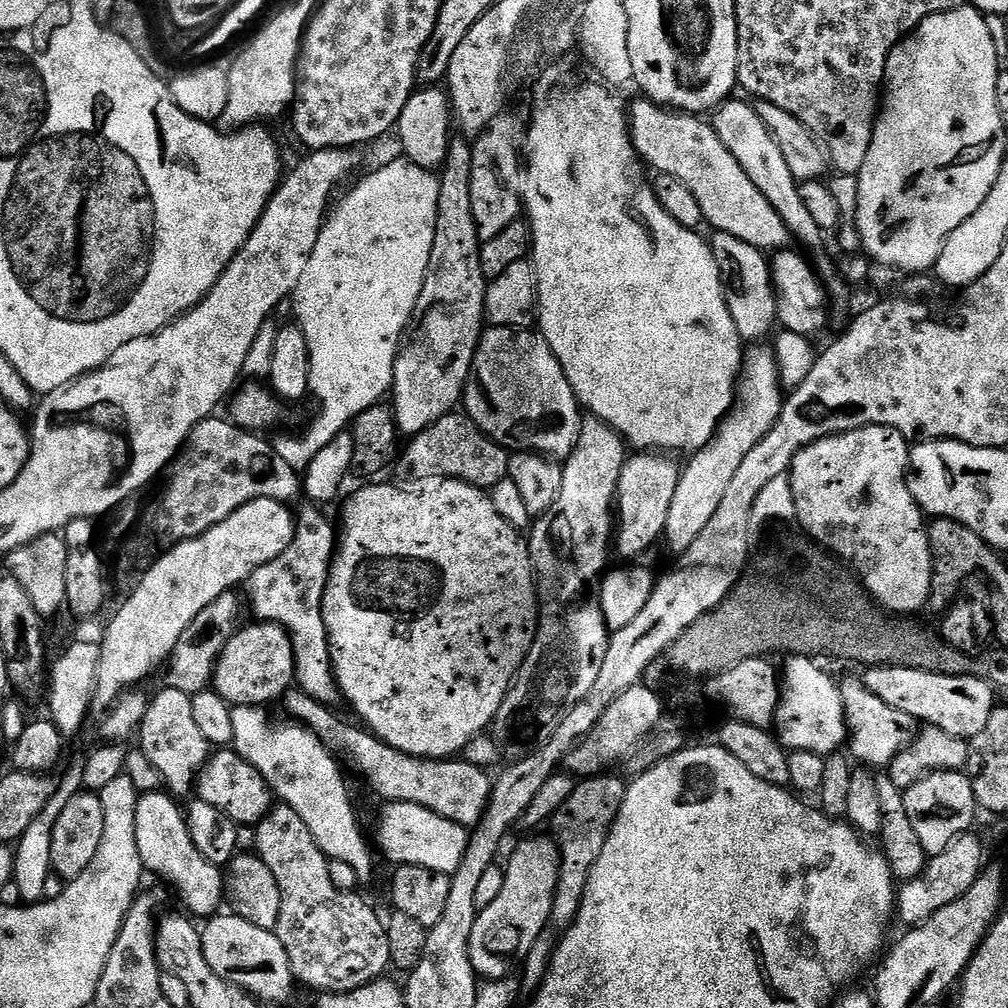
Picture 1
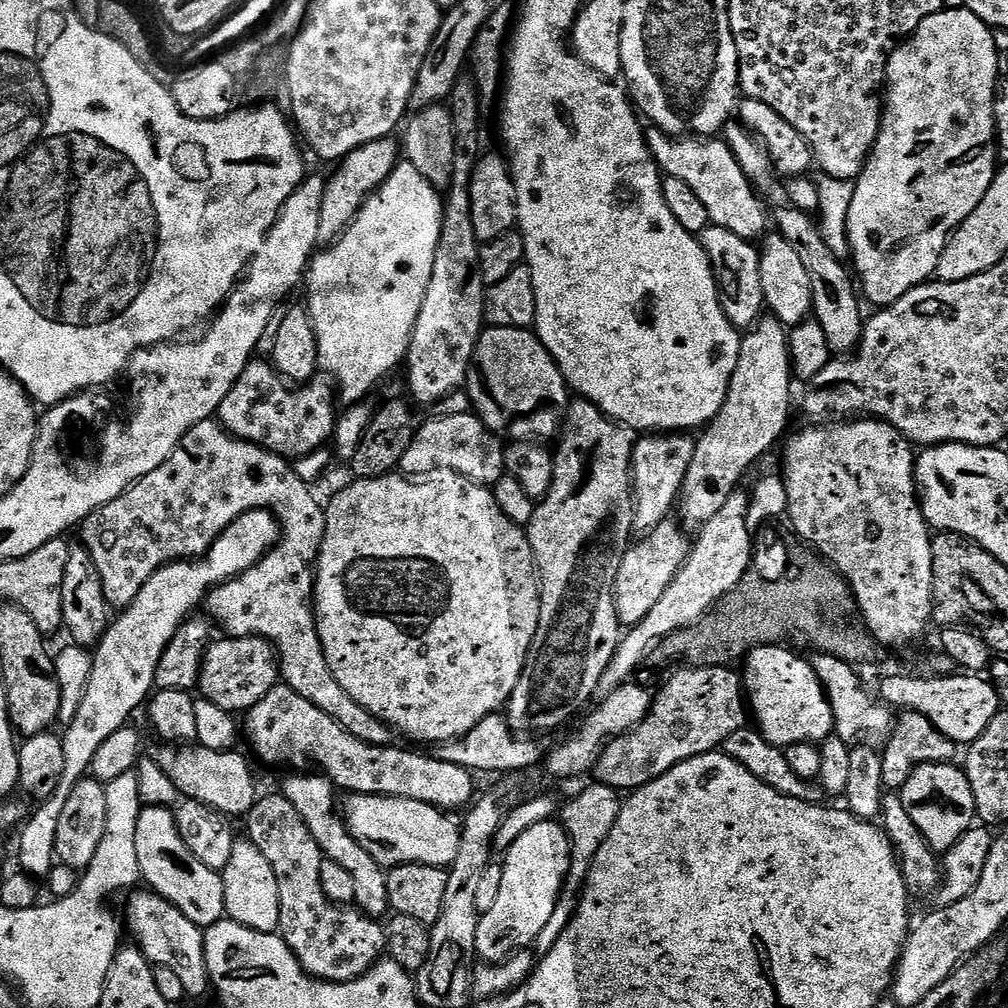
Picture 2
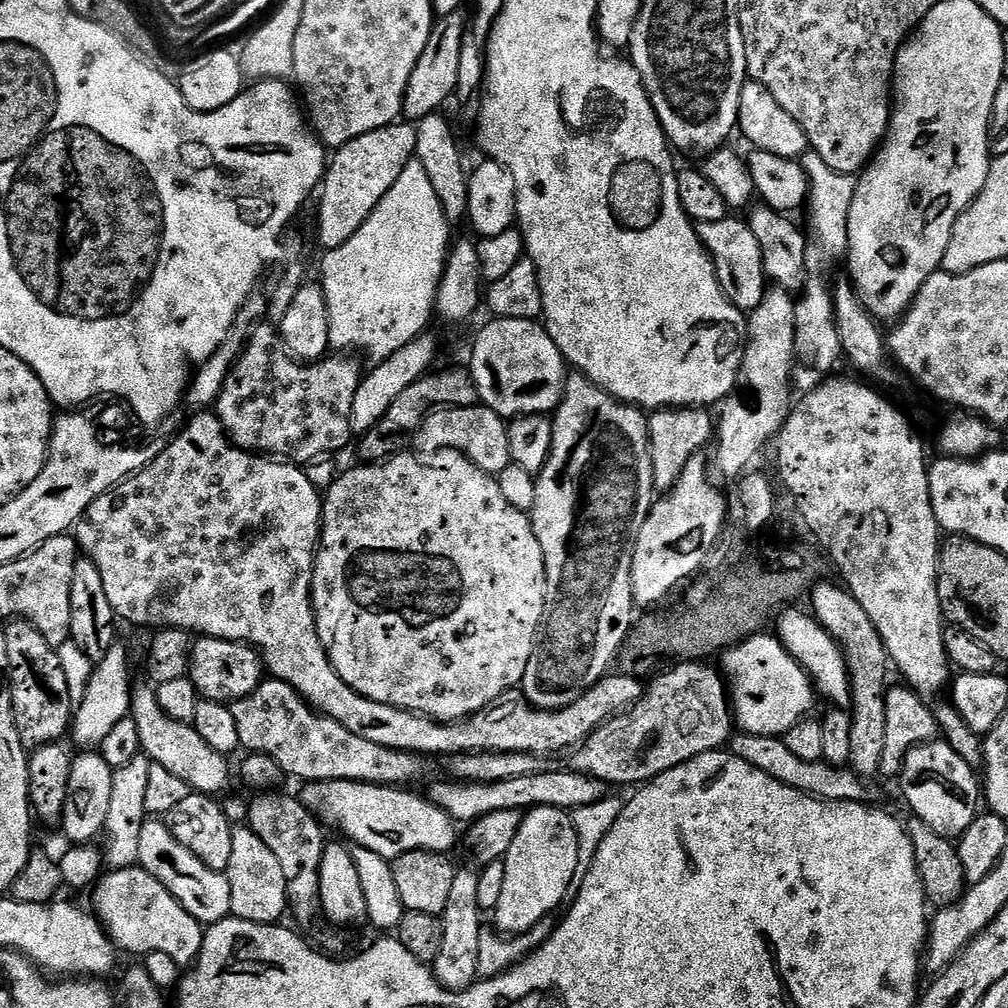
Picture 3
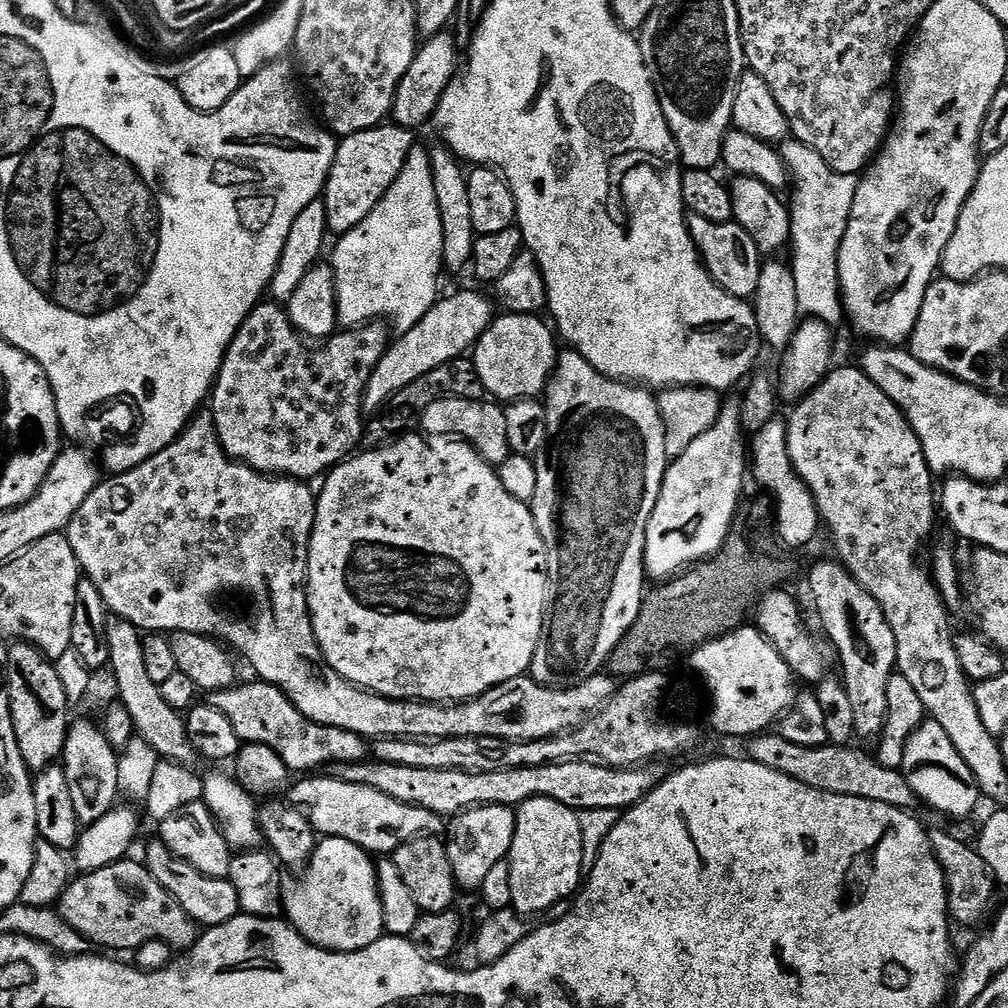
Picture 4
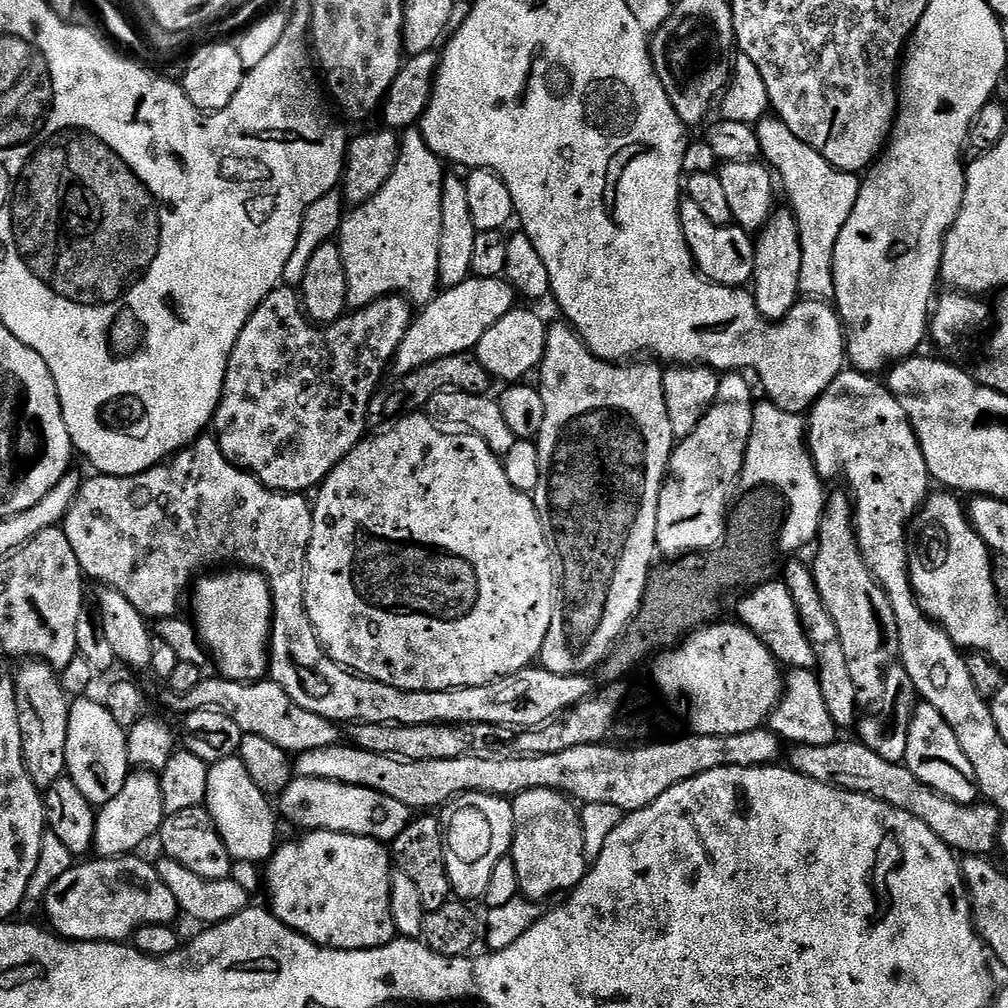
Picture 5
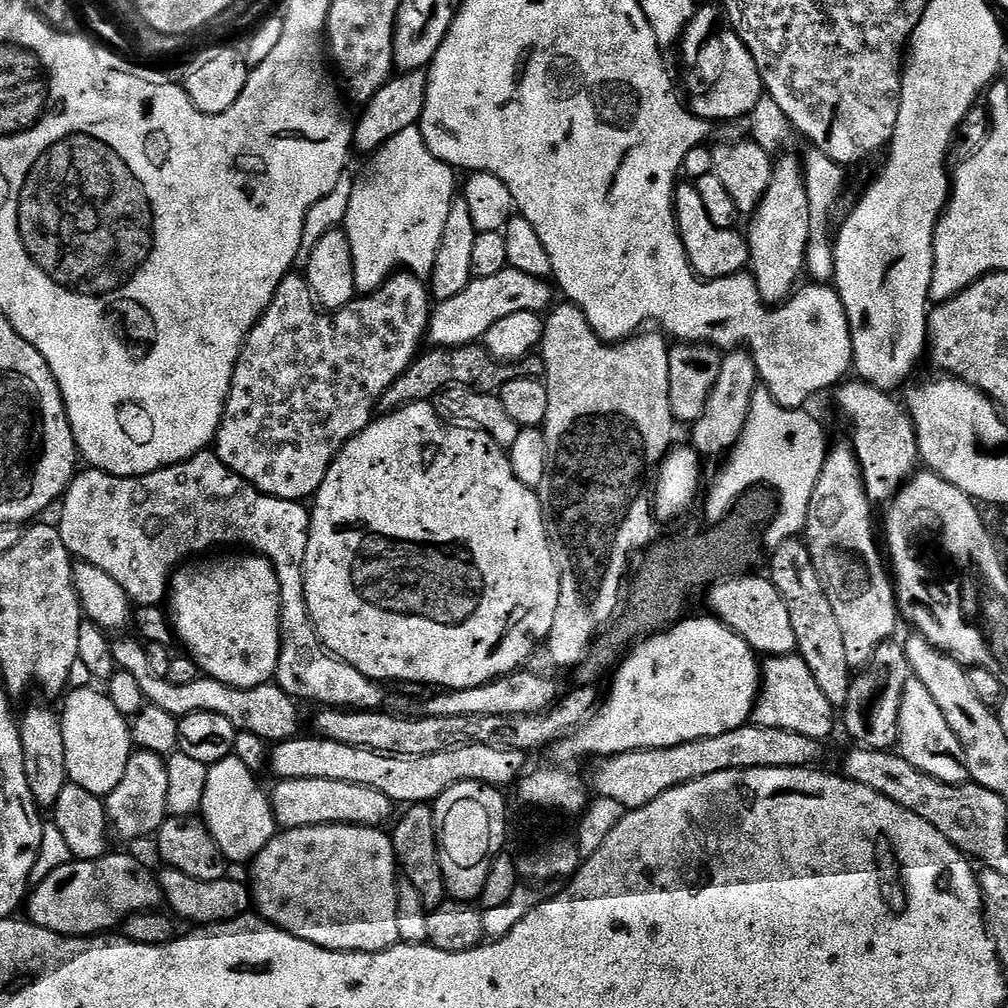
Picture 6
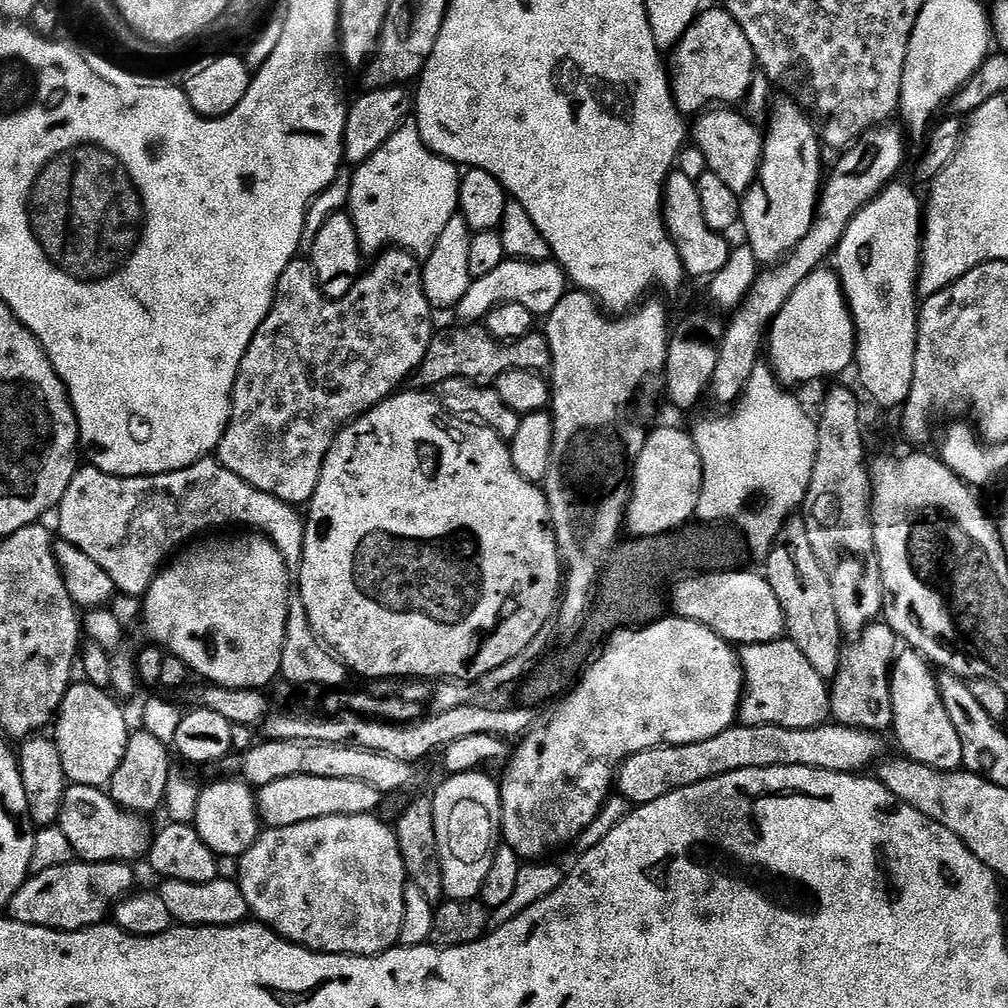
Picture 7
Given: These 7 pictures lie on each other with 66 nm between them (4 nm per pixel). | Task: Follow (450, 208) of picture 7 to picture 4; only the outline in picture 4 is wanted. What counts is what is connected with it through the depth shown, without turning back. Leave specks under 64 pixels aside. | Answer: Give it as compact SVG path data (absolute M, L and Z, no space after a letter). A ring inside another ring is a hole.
M414 147L397 180L373 212L336 240L330 263L336 272L336 319L345 329L385 320L397 328L397 333L409 332L426 318L441 295L442 214L434 195L428 154L427 147Z

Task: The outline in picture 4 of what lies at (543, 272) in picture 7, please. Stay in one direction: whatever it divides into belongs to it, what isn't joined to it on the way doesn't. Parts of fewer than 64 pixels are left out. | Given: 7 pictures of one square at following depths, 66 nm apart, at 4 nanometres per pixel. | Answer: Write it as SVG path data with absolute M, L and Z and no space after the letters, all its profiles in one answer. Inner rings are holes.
M456 292L453 296L446 296L437 299L436 305L428 311L426 318L422 318L422 322L418 322L418 326L396 338L400 340L393 339L389 343L374 374L370 374L370 382L364 391L365 413L372 414L383 409L395 392L410 386L410 382L422 378L422 374L430 374L430 370L446 362L461 359L467 353L464 351L467 348L469 351L492 324L493 301L488 301L482 293Z

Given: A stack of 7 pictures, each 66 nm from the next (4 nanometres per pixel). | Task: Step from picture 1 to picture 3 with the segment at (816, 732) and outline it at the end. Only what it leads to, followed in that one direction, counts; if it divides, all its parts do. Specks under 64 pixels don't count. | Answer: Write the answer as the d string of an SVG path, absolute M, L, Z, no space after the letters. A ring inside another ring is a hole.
M761 634L741 640L723 653L722 660L722 672L730 689L734 724L740 732L783 737L811 713L808 711L812 703L818 700L812 681L775 635Z

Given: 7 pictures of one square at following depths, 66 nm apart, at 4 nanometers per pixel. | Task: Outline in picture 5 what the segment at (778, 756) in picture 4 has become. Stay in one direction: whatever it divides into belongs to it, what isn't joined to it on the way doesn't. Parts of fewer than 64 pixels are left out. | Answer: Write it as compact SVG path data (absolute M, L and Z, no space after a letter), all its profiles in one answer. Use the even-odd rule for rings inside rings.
M838 738L833 744L826 746L802 744L789 747L787 752L787 767L801 772L803 776L814 778L818 782L835 784L837 788L873 796L879 800L885 800L886 803L898 810L906 810L906 814L914 814L914 818L926 822L926 826L930 826L930 830L934 830L934 834L938 834L938 838L942 838L942 842L957 853L984 854L987 853L986 850L991 844L993 847L997 843L1002 816L993 804L954 802L942 794L938 794L918 778L914 778L914 774L910 774L907 764L897 762L887 755L884 757L883 751L867 748L860 743L859 739Z

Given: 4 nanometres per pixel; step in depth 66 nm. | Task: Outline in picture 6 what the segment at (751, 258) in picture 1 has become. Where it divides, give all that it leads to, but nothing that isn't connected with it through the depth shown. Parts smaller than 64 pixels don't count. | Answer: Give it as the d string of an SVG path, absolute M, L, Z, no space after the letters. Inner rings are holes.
M680 182L676 185L676 225L682 238L682 246L688 255L688 261L697 276L707 282L710 280L721 280L727 276L733 276L735 272L743 272L748 268L748 242L743 235L739 236L739 231L730 228L716 228L714 222L710 222L710 214L706 214L706 205L698 194L695 183Z

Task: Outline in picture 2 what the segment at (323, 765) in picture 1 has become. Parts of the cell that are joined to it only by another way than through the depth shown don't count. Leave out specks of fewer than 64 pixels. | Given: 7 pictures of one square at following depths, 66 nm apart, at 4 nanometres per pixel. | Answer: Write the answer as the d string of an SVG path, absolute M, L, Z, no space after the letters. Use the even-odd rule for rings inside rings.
M316 774L320 776L292 776L288 781L285 782L284 787L282 787L283 796L290 800L297 807L298 812L300 812L301 816L305 819L306 826L310 828L310 832L317 840L318 846L321 848L323 855L327 857L329 860L336 860L344 867L347 872L350 874L350 878L354 878L354 904L356 907L360 908L361 911L366 913L367 915L375 918L384 918L389 915L390 905L388 903L388 872L383 868L378 861L376 861L371 854L369 854L368 849L364 847L360 841L356 840L355 837L352 836L351 832L348 829L348 825L346 823L345 817L342 815L341 809L338 807L338 800L336 804L336 795L338 795L338 789L335 784L328 778L327 775L324 774Z

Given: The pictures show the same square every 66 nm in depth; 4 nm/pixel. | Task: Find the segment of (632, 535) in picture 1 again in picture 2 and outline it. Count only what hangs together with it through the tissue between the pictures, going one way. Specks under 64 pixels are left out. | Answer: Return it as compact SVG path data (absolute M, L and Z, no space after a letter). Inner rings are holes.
M669 432L667 434L644 434L636 441L636 449L632 452L632 486L634 489L633 529L637 533L647 534L661 524L669 515L672 507L677 507L684 491L684 479L688 473L690 462L694 458L696 440L684 432Z

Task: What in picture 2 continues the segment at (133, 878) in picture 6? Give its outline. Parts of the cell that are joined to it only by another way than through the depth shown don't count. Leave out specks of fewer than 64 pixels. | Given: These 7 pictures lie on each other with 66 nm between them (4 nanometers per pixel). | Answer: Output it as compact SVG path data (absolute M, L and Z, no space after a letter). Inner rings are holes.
M151 890L138 891L133 891L127 897L129 900L126 928L127 931L129 928L140 939L137 940L138 946L143 949L144 956L153 965L169 966L174 970L174 974L181 979L185 993L189 997L202 996L207 991L209 992L211 980L205 962L205 931L156 892Z

